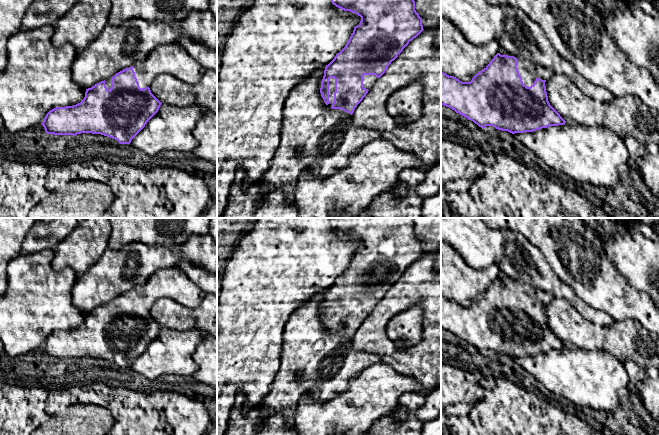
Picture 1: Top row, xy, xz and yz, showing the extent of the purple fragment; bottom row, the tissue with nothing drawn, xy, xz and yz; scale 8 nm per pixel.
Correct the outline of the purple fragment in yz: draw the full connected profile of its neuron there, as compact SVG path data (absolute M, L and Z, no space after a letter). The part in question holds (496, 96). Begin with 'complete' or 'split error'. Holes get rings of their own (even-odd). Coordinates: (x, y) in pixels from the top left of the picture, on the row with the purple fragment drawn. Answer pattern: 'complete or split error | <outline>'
split error | M497 53L470 82L462 82L441 71L441 105L473 121L481 128L493 126L512 134L533 132L566 121L550 105L545 82L553 71L522 58Z

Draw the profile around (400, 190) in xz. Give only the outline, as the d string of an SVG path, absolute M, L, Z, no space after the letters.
M397 182L395 184L395 186L389 191L393 192L396 196L404 196L406 194L406 192L407 192L407 189L406 189L406 187L404 185Z

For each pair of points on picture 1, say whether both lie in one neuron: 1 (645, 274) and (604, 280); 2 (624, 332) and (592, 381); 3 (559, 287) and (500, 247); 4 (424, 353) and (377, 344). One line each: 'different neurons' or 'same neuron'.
1: different neurons
2: different neurons
3: same neuron
4: same neuron

